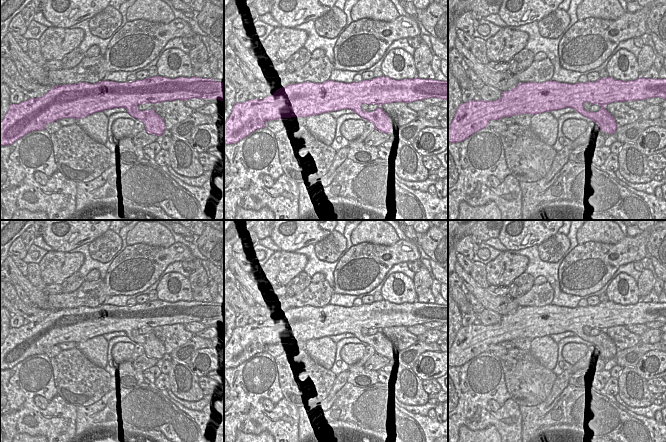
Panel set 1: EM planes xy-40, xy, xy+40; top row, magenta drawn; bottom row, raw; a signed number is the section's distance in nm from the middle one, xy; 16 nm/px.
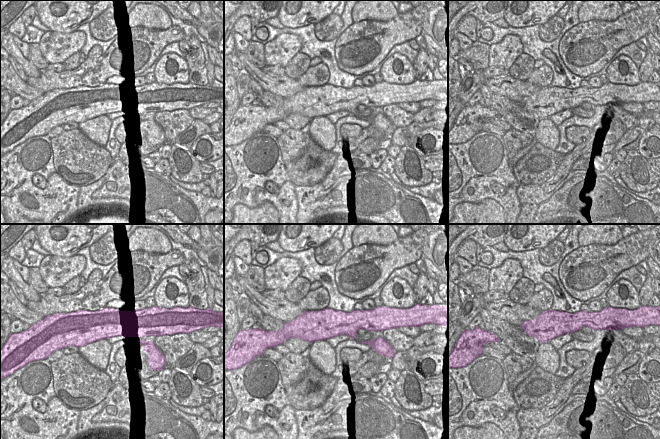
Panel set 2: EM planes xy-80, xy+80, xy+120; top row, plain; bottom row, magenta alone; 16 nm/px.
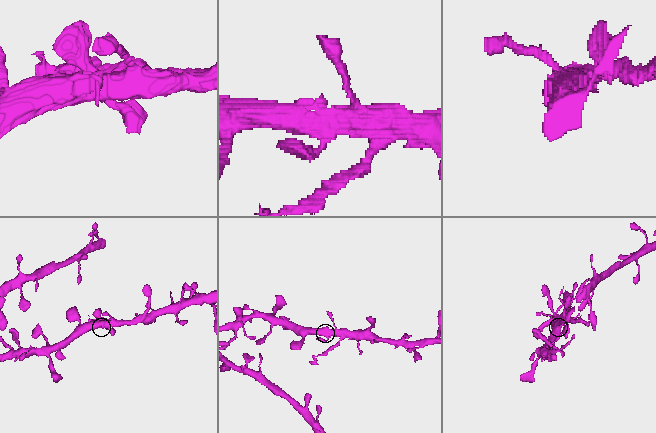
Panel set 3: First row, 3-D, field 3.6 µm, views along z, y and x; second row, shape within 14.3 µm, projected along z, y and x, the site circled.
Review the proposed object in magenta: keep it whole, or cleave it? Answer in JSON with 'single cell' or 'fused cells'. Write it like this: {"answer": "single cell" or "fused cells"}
{"answer": "single cell"}

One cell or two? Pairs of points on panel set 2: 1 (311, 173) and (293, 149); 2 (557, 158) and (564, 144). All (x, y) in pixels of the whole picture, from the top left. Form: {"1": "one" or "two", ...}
{"1": "one", "2": "two"}

